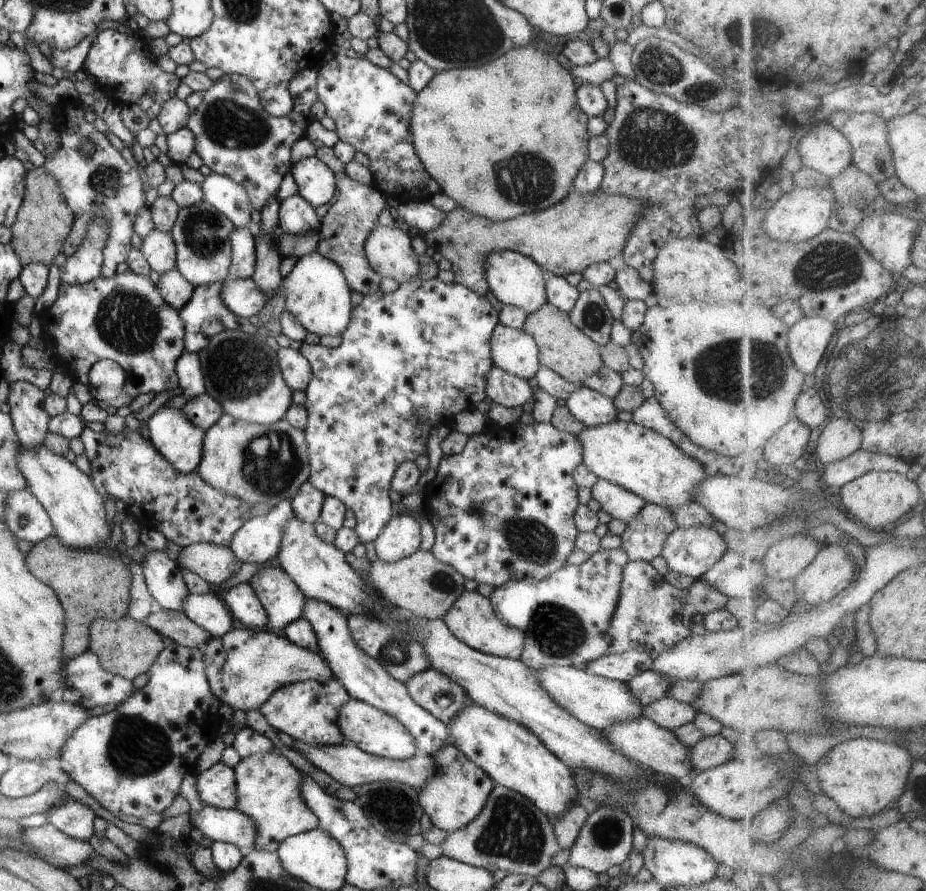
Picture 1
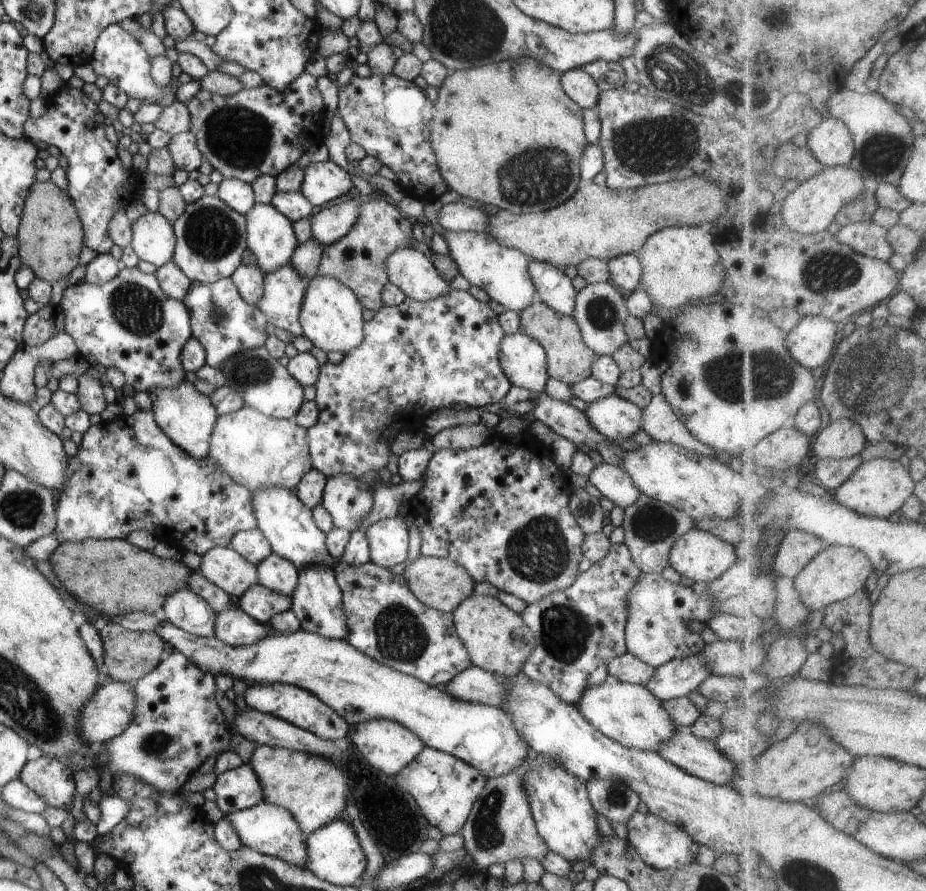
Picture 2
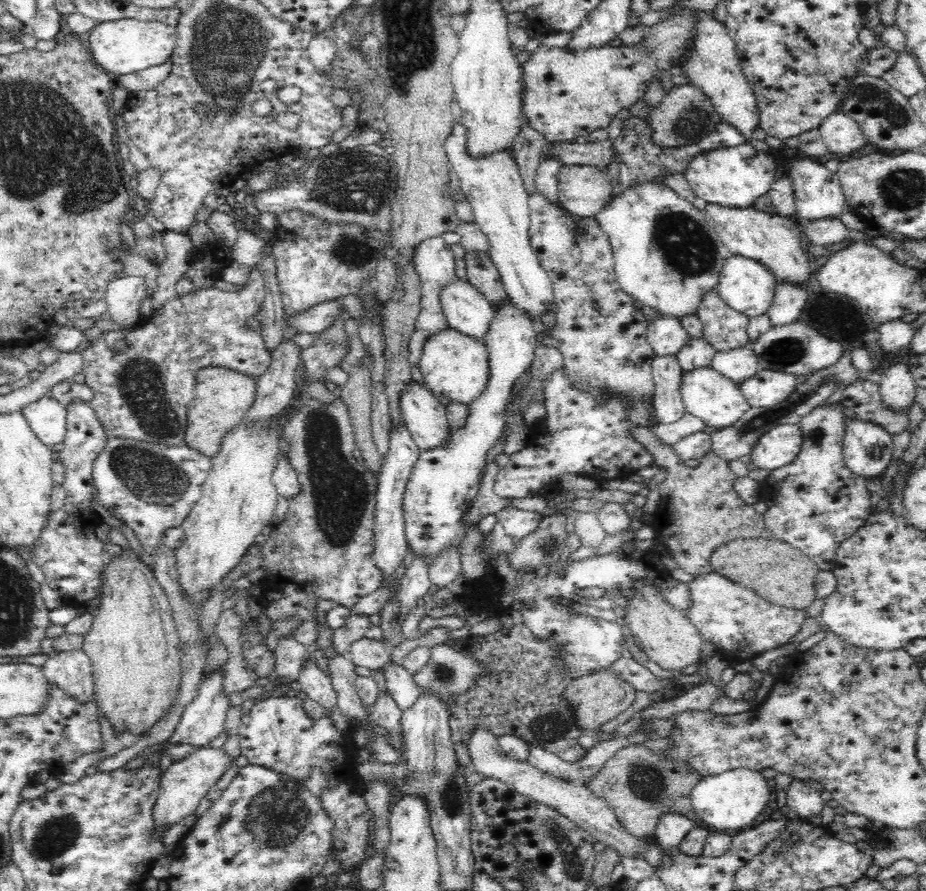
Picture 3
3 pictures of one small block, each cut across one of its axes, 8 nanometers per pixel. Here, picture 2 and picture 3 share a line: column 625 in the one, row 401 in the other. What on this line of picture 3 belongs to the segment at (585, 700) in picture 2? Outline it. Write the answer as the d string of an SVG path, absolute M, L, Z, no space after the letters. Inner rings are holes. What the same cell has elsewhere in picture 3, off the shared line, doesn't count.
M694 368L683 373L680 385L686 413L690 413L704 421L708 426L722 429L732 426L750 408L738 385L714 368Z

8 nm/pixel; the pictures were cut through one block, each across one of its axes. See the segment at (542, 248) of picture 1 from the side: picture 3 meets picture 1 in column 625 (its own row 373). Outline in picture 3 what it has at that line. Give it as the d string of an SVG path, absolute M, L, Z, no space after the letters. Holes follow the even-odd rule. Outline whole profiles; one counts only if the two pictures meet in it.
M204 367L195 375L194 396L188 405L185 442L190 448L212 458L220 452L222 438L232 432L254 404L257 380L224 367Z

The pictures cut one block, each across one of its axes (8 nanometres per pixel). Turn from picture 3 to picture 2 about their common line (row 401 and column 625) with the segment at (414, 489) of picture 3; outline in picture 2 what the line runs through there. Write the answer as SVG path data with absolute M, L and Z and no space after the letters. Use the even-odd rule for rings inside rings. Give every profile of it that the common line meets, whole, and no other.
M602 462L588 474L588 480L592 486L598 488L601 496L611 500L620 508L632 506L642 494L633 484L632 478L620 466Z

